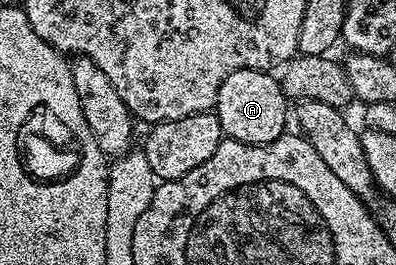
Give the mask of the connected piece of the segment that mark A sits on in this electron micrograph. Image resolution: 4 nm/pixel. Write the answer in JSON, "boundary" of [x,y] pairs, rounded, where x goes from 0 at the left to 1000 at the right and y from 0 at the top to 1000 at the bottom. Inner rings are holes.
{"boundary":[[[601,260],[601,275],[581,275],[581,291],[561,306],[540,426],[573,521],[614,540],[679,540],[720,506],[725,479],[717,475],[727,449],[732,464],[732,381],[717,362],[707,302],[694,279],[641,260]]]}

